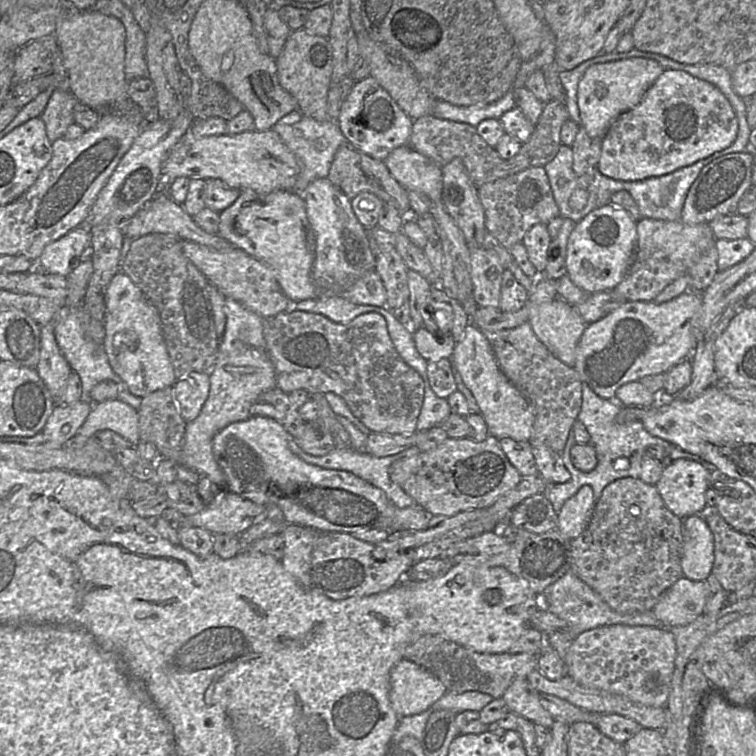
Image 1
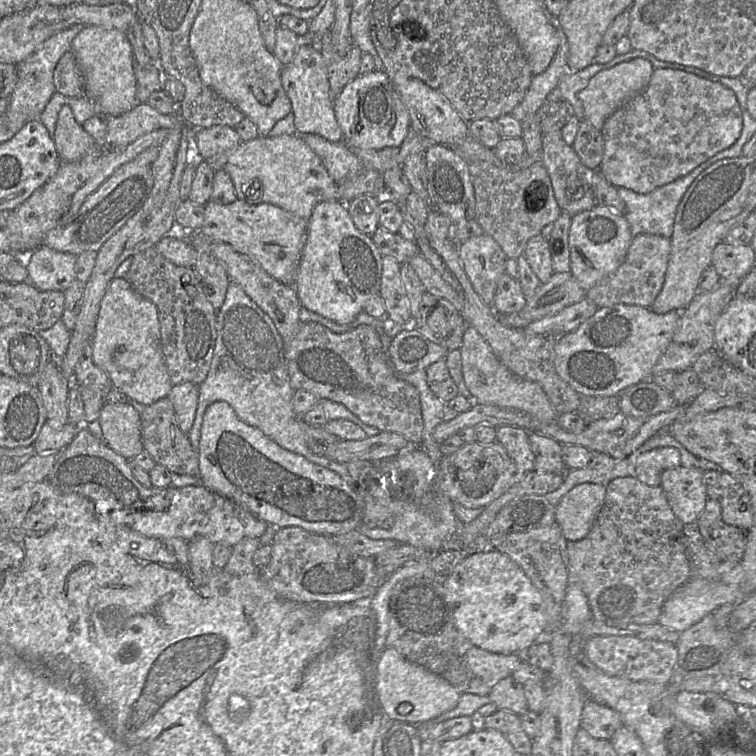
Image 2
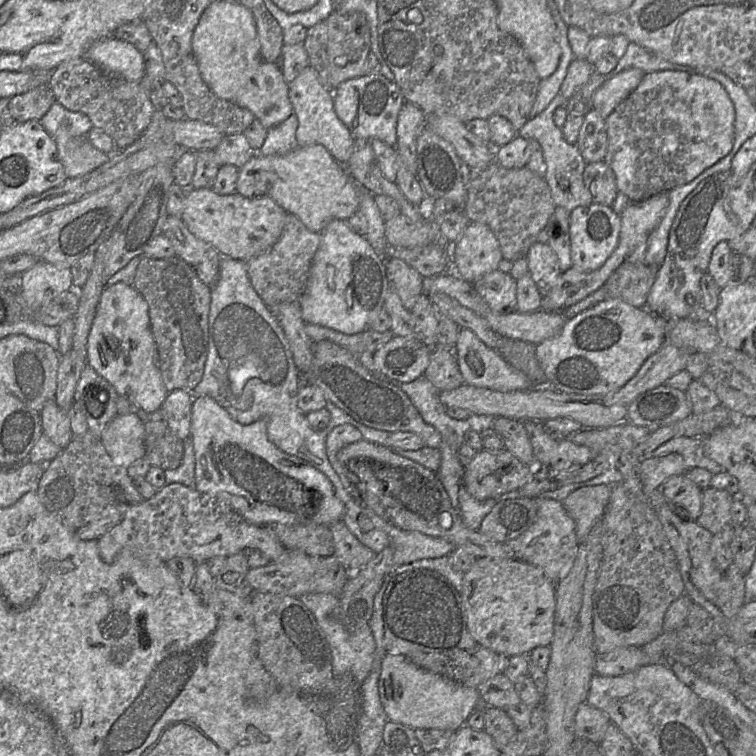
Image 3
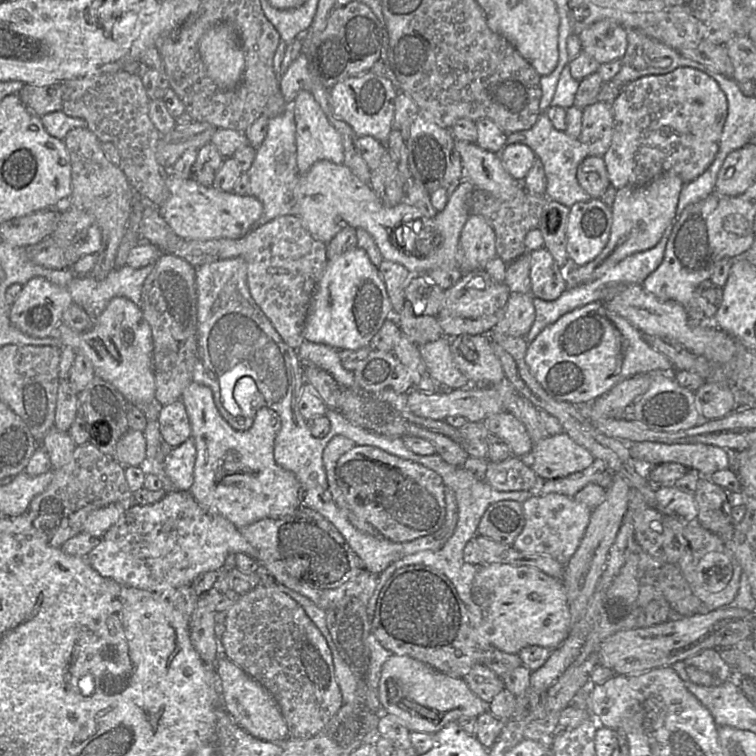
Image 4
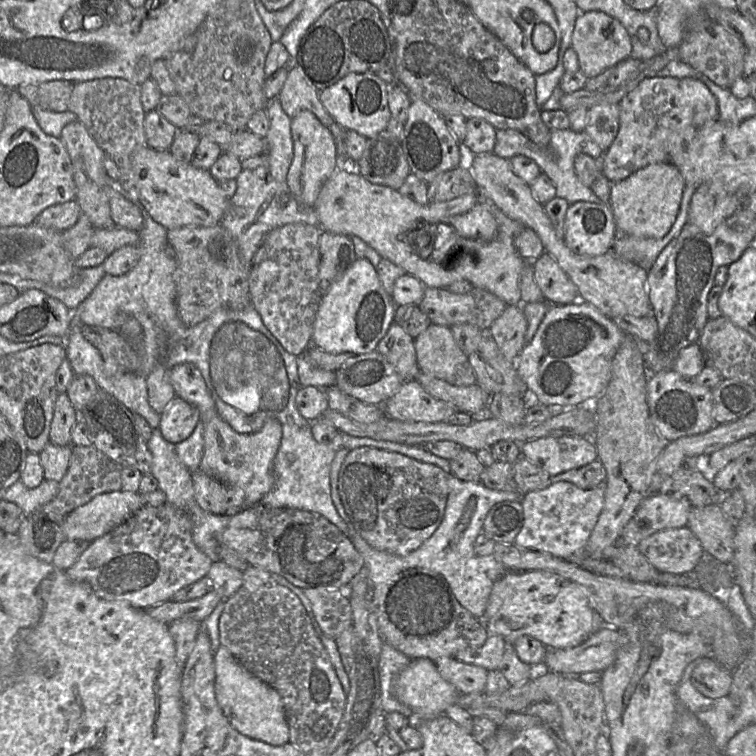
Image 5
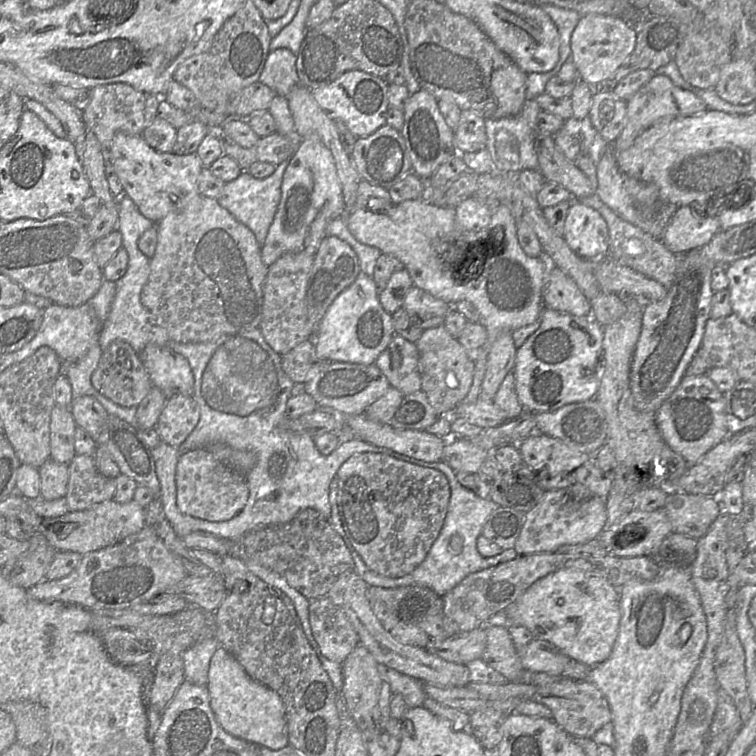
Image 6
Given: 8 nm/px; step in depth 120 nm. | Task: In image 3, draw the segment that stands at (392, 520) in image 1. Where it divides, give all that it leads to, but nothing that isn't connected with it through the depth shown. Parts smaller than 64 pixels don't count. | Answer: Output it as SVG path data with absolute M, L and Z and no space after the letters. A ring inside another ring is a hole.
M209 396L193 400L191 418L189 438L194 444L194 488L197 491L226 500L237 513L253 525L325 524L342 520L345 513L344 504L336 496L331 481L311 464L276 447L268 439L266 418L242 425Z

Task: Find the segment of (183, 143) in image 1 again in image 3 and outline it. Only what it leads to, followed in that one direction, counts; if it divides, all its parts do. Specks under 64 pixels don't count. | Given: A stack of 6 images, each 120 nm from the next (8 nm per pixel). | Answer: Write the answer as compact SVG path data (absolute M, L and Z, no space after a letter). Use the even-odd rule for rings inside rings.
M321 144L297 147L282 155L264 156L255 153L241 168L236 184L236 193L247 198L267 196L272 198L288 213L297 216L306 228L321 233L334 219L347 220L359 210L360 193L356 180L346 166L339 163Z

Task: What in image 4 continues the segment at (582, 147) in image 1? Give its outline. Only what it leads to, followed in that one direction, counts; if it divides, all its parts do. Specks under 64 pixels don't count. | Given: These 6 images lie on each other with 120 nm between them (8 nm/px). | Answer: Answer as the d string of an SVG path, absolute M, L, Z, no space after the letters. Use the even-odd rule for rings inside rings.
M595 102L583 109L582 130L577 138L586 148L589 156L604 156L608 151L614 128L612 103Z

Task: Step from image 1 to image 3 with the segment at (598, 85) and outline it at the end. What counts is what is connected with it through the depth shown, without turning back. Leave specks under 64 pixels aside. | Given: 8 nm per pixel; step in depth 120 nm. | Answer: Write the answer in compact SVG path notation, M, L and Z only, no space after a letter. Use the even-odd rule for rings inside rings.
M639 68L625 69L605 82L594 94L592 108L604 119L633 91L646 73Z

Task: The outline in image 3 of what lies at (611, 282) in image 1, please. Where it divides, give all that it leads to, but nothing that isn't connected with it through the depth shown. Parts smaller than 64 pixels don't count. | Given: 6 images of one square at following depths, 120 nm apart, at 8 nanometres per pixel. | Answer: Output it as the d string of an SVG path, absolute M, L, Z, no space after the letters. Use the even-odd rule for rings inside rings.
M592 203L570 212L570 254L572 267L581 271L599 269L615 250L620 234L621 219L611 207Z

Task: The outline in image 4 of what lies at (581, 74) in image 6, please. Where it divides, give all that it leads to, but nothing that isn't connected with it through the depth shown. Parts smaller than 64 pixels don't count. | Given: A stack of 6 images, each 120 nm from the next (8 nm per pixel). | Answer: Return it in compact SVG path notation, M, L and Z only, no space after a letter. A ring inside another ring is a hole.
M609 19L593 23L582 30L578 37L582 51L599 64L621 60L628 47L625 27Z

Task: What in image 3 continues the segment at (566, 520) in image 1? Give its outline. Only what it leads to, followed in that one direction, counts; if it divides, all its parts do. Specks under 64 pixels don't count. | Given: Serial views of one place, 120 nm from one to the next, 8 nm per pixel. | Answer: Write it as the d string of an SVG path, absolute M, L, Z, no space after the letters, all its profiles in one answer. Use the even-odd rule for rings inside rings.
M587 486L571 492L562 504L573 518L578 542L583 542L589 532L604 516L609 502L611 487Z

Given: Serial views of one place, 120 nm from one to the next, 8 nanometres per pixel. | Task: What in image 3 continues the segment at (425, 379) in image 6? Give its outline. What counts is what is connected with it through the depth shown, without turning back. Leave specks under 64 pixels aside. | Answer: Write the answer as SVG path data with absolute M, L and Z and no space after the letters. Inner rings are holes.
M432 348L424 375L439 392L453 390L464 384L452 348Z

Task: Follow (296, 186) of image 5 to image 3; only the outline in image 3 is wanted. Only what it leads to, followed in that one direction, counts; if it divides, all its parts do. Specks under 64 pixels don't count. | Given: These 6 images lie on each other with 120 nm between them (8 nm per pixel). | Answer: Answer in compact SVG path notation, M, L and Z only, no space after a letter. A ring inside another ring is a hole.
M310 65L288 84L289 98L298 117L298 147L321 144L341 164L346 165L353 153L355 137L334 110L334 95L320 74Z

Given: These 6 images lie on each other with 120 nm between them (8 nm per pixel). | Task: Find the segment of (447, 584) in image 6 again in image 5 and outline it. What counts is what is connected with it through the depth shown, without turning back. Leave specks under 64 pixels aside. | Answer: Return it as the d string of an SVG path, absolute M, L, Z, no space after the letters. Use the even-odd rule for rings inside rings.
M379 440L379 443L374 448L396 452L441 468L446 472L448 495L444 517L439 527L417 549L404 556L371 547L357 533L351 523L346 524L348 538L362 556L364 566L368 569L368 579L370 580L371 588L392 580L407 569L416 567L427 568L442 575L448 582L458 602L474 617L481 620L486 611L494 582L507 571L493 554L487 556L476 555L474 552L475 539L483 530L483 523L490 508L500 502L521 502L524 494L488 489L479 481L460 480L451 473L449 460L431 454L423 446L410 446Z

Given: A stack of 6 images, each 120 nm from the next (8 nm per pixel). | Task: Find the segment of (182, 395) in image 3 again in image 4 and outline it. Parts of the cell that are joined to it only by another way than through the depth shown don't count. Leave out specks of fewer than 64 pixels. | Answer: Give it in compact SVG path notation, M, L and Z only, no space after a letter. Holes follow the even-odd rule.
M181 399L159 407L159 430L163 440L176 448L192 436L192 427L187 409Z

